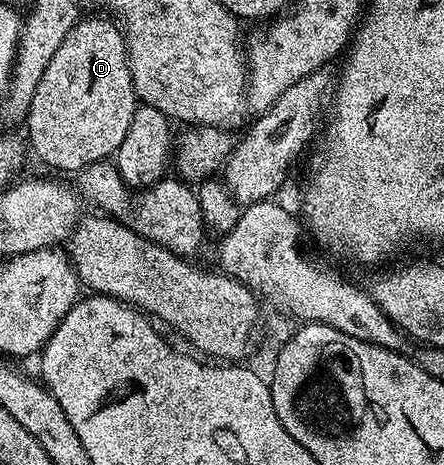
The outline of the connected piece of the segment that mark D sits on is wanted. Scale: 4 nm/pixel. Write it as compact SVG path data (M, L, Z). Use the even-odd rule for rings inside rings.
M103 16L96 20L80 19L65 34L65 42L53 53L45 74L41 74L41 82L37 82L37 91L27 111L25 136L30 151L39 155L41 163L59 172L78 174L85 166L114 157L121 142L125 142L125 134L129 134L129 122L133 122L137 97L127 61L127 41L122 27L114 19Z

